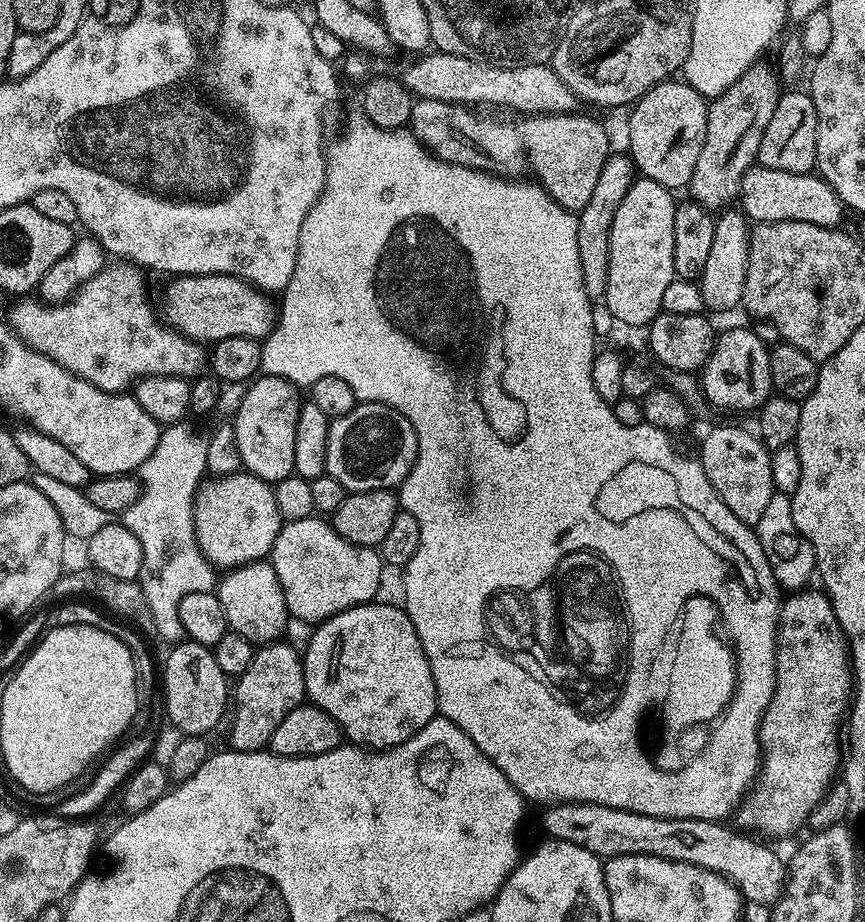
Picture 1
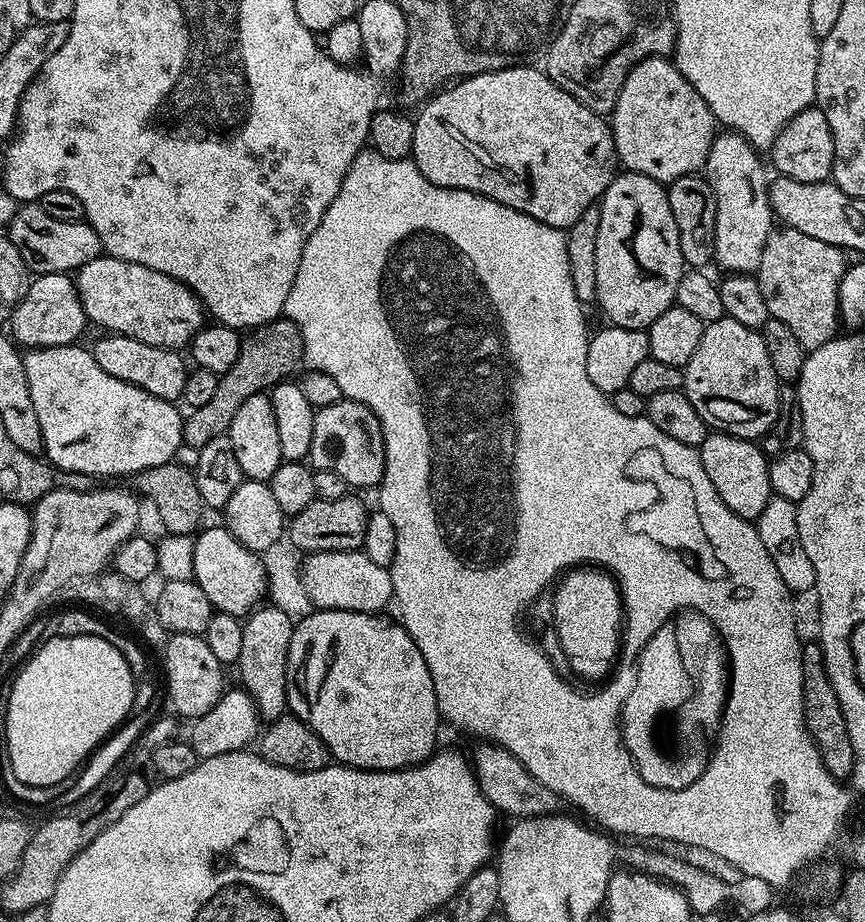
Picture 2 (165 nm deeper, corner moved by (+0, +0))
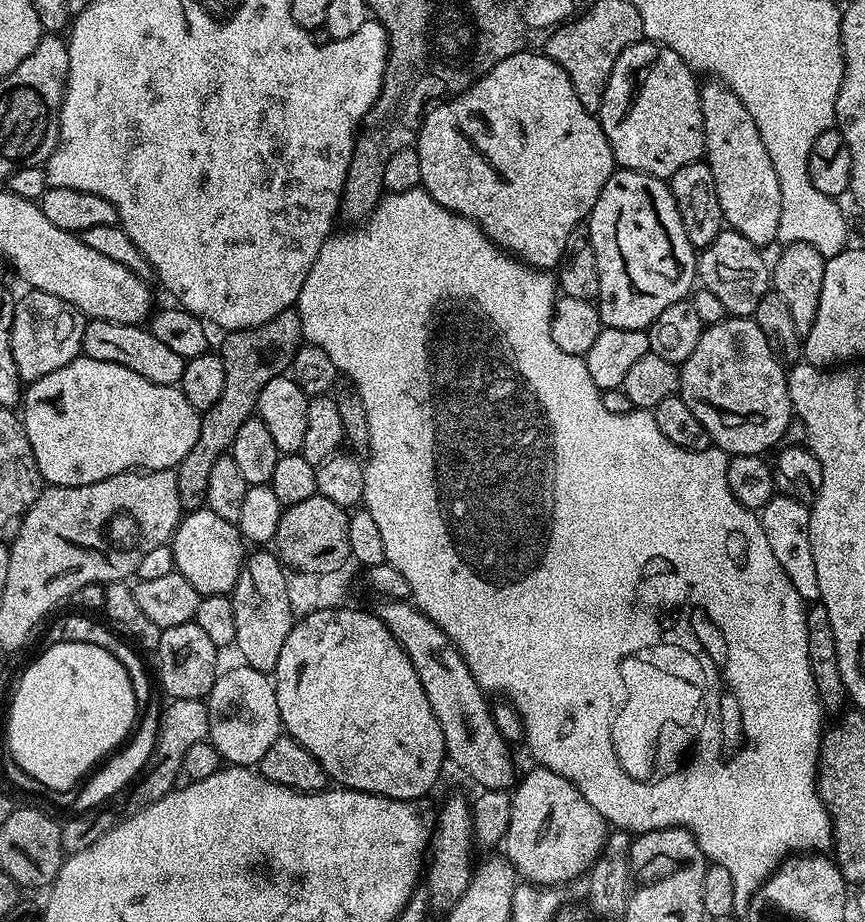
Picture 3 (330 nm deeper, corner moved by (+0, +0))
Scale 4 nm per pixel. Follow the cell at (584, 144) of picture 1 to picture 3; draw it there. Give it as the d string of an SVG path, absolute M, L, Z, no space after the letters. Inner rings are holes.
M525 50L498 62L498 66L491 68L467 90L437 103L421 122L420 135L417 136L414 147L418 154L418 162L422 162L421 185L425 192L431 194L434 202L446 206L446 210L465 216L467 220L473 220L494 241L497 248L515 256L517 260L524 261L528 267L552 270L559 265L564 256L570 230L587 221L594 210L594 202L598 202L598 194L602 194L602 186L606 186L613 172L617 171L618 165L599 119L588 112L582 102L578 102L578 94L574 94L574 86L570 78L566 78L566 70L562 70L562 66L558 66L558 62L551 60L547 54L532 51Z

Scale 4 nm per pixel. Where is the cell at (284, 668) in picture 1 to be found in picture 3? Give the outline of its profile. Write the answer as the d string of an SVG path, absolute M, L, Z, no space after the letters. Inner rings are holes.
M252 550L244 557L244 565L238 574L236 587L232 589L234 602L234 626L236 627L235 651L240 651L239 658L245 665L254 670L267 674L275 673L278 666L278 654L282 654L282 646L290 634L294 617L290 610L289 595L287 593L287 575L285 565L279 556L272 550Z

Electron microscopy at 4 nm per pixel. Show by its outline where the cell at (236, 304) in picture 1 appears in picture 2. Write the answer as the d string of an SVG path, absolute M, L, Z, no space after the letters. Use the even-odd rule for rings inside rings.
M102 254L75 273L76 289L85 317L105 333L138 338L150 346L175 348L191 345L196 333L206 324L206 309L182 282L150 270L150 266L119 260Z

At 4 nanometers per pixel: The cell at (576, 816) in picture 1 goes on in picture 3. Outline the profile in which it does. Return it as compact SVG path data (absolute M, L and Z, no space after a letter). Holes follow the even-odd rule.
M385 599L378 608L380 621L394 634L397 642L404 647L410 658L426 698L430 698L430 710L438 718L444 735L444 751L481 789L508 790L517 783L518 771L512 761L509 741L504 739L495 724L493 709L488 704L489 697L475 682L466 666L464 656L445 636L440 627L435 626L415 604L408 600Z

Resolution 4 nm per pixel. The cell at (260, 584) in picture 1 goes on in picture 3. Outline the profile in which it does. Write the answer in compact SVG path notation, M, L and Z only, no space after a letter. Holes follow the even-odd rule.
M206 506L197 508L181 519L170 543L175 571L180 572L201 596L226 596L236 587L246 555L246 541L236 524L226 522L226 518L218 518L218 514Z

